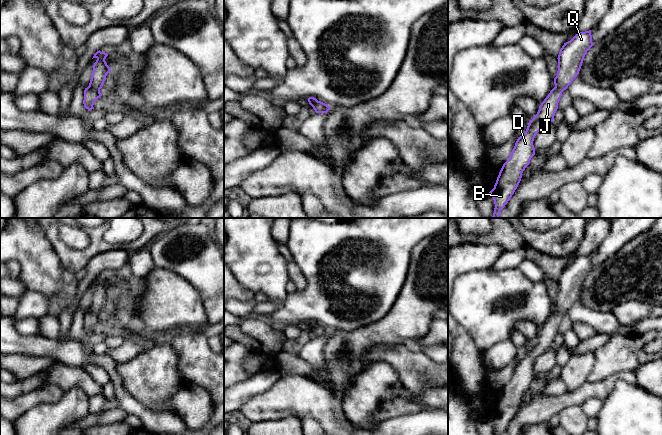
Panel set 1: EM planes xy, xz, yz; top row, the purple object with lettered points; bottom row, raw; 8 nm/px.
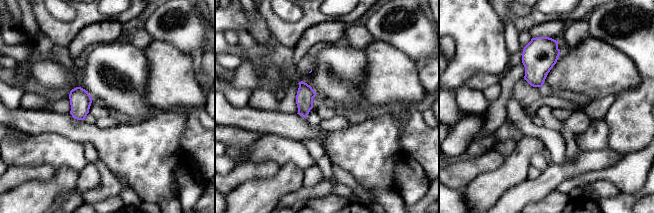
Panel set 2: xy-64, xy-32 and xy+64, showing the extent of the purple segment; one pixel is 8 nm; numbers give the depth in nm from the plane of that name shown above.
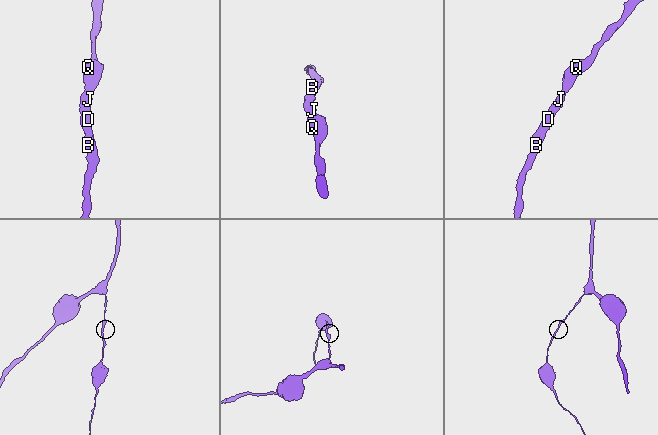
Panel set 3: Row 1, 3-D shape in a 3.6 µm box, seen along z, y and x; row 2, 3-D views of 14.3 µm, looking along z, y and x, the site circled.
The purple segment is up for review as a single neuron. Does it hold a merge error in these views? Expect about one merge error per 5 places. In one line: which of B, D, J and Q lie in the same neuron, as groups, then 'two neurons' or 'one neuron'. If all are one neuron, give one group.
B D J Q; one neuron

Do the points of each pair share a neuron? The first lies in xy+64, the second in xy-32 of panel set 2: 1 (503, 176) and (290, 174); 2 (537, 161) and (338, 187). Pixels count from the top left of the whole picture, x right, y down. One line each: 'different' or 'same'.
1: same
2: different

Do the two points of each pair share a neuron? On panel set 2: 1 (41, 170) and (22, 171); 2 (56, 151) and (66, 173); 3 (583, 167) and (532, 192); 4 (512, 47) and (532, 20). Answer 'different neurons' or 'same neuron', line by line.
1: same neuron
2: different neurons
3: same neuron
4: different neurons

